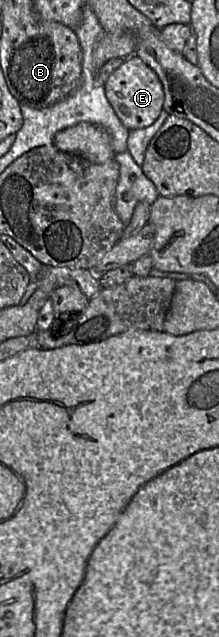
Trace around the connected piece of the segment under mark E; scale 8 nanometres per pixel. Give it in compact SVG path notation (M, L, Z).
M138 56L124 58L124 62L104 83L105 95L126 128L141 129L152 125L164 105L164 90L157 74Z

